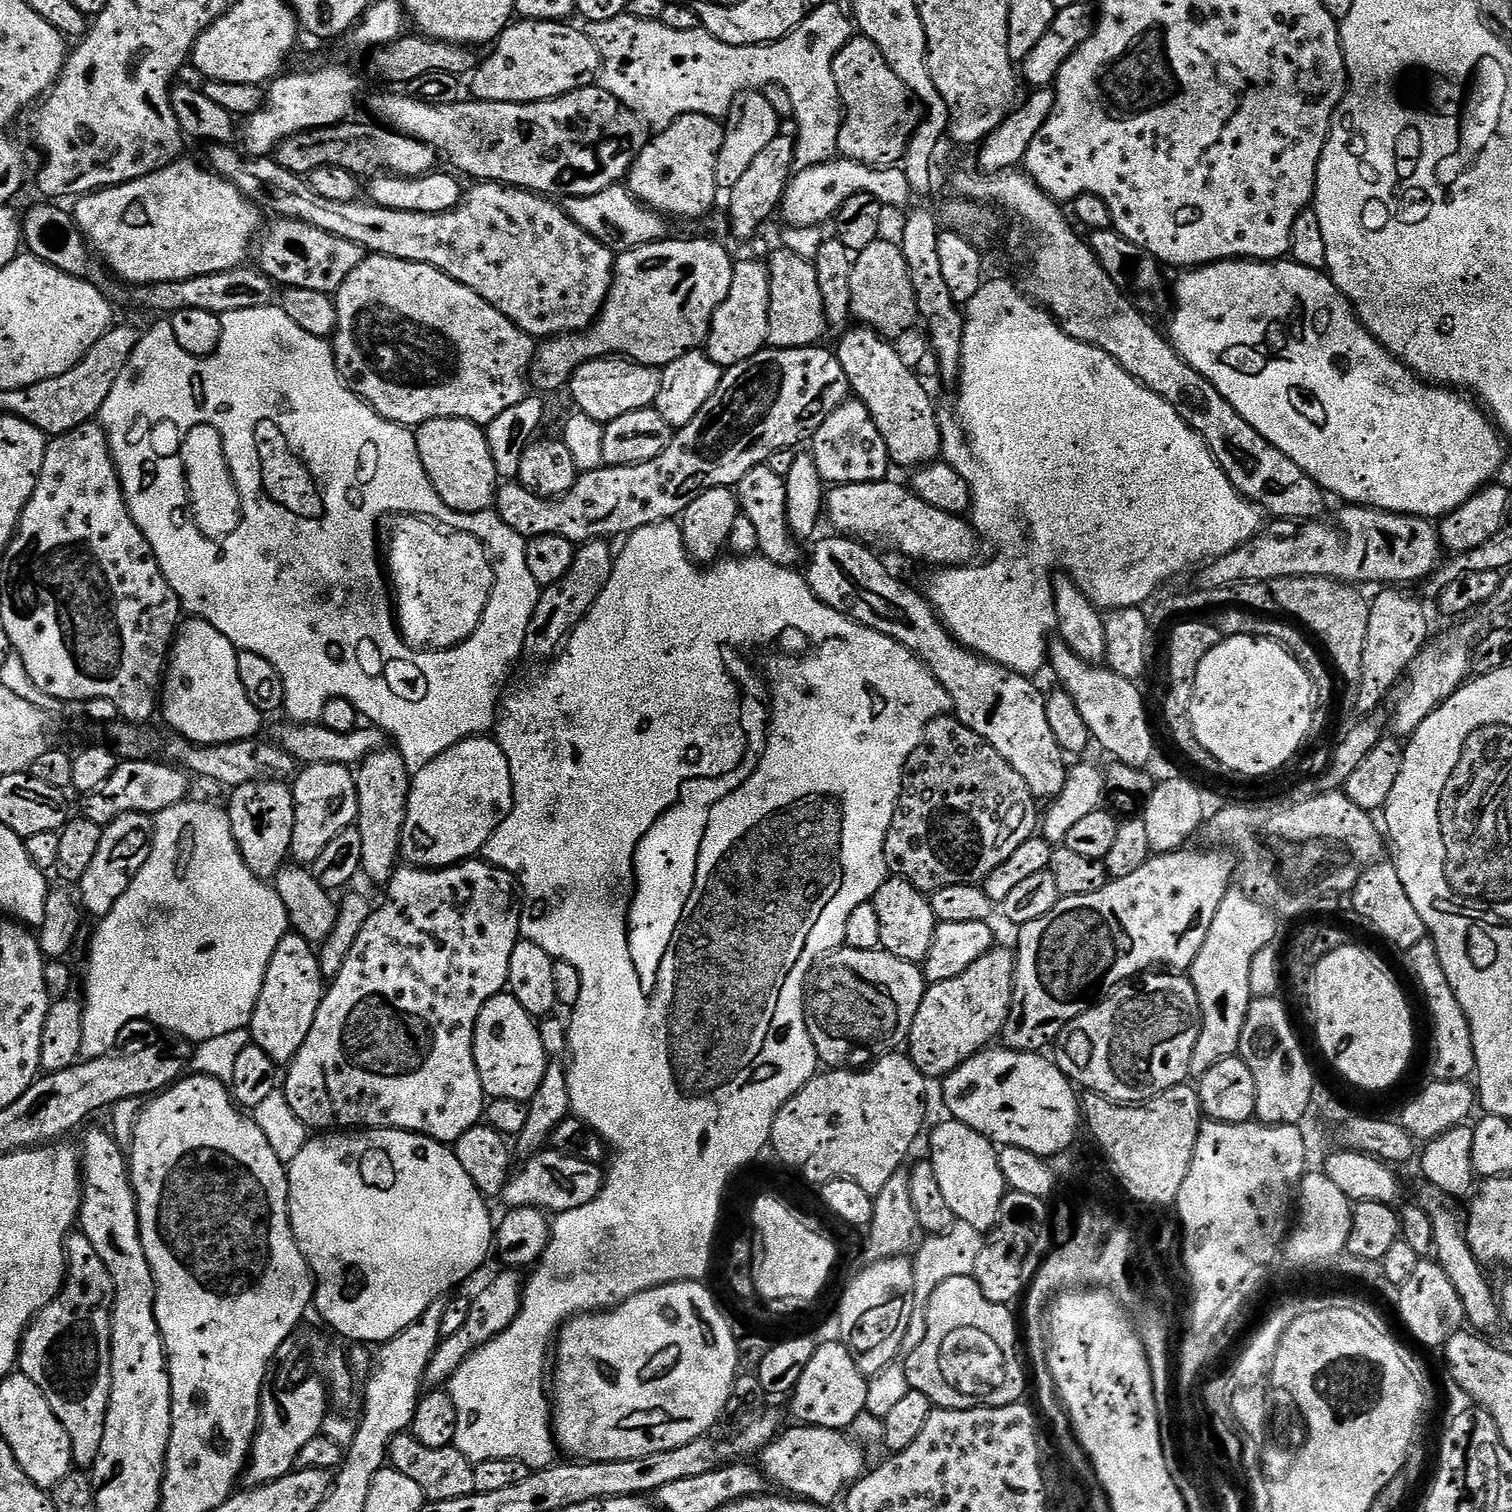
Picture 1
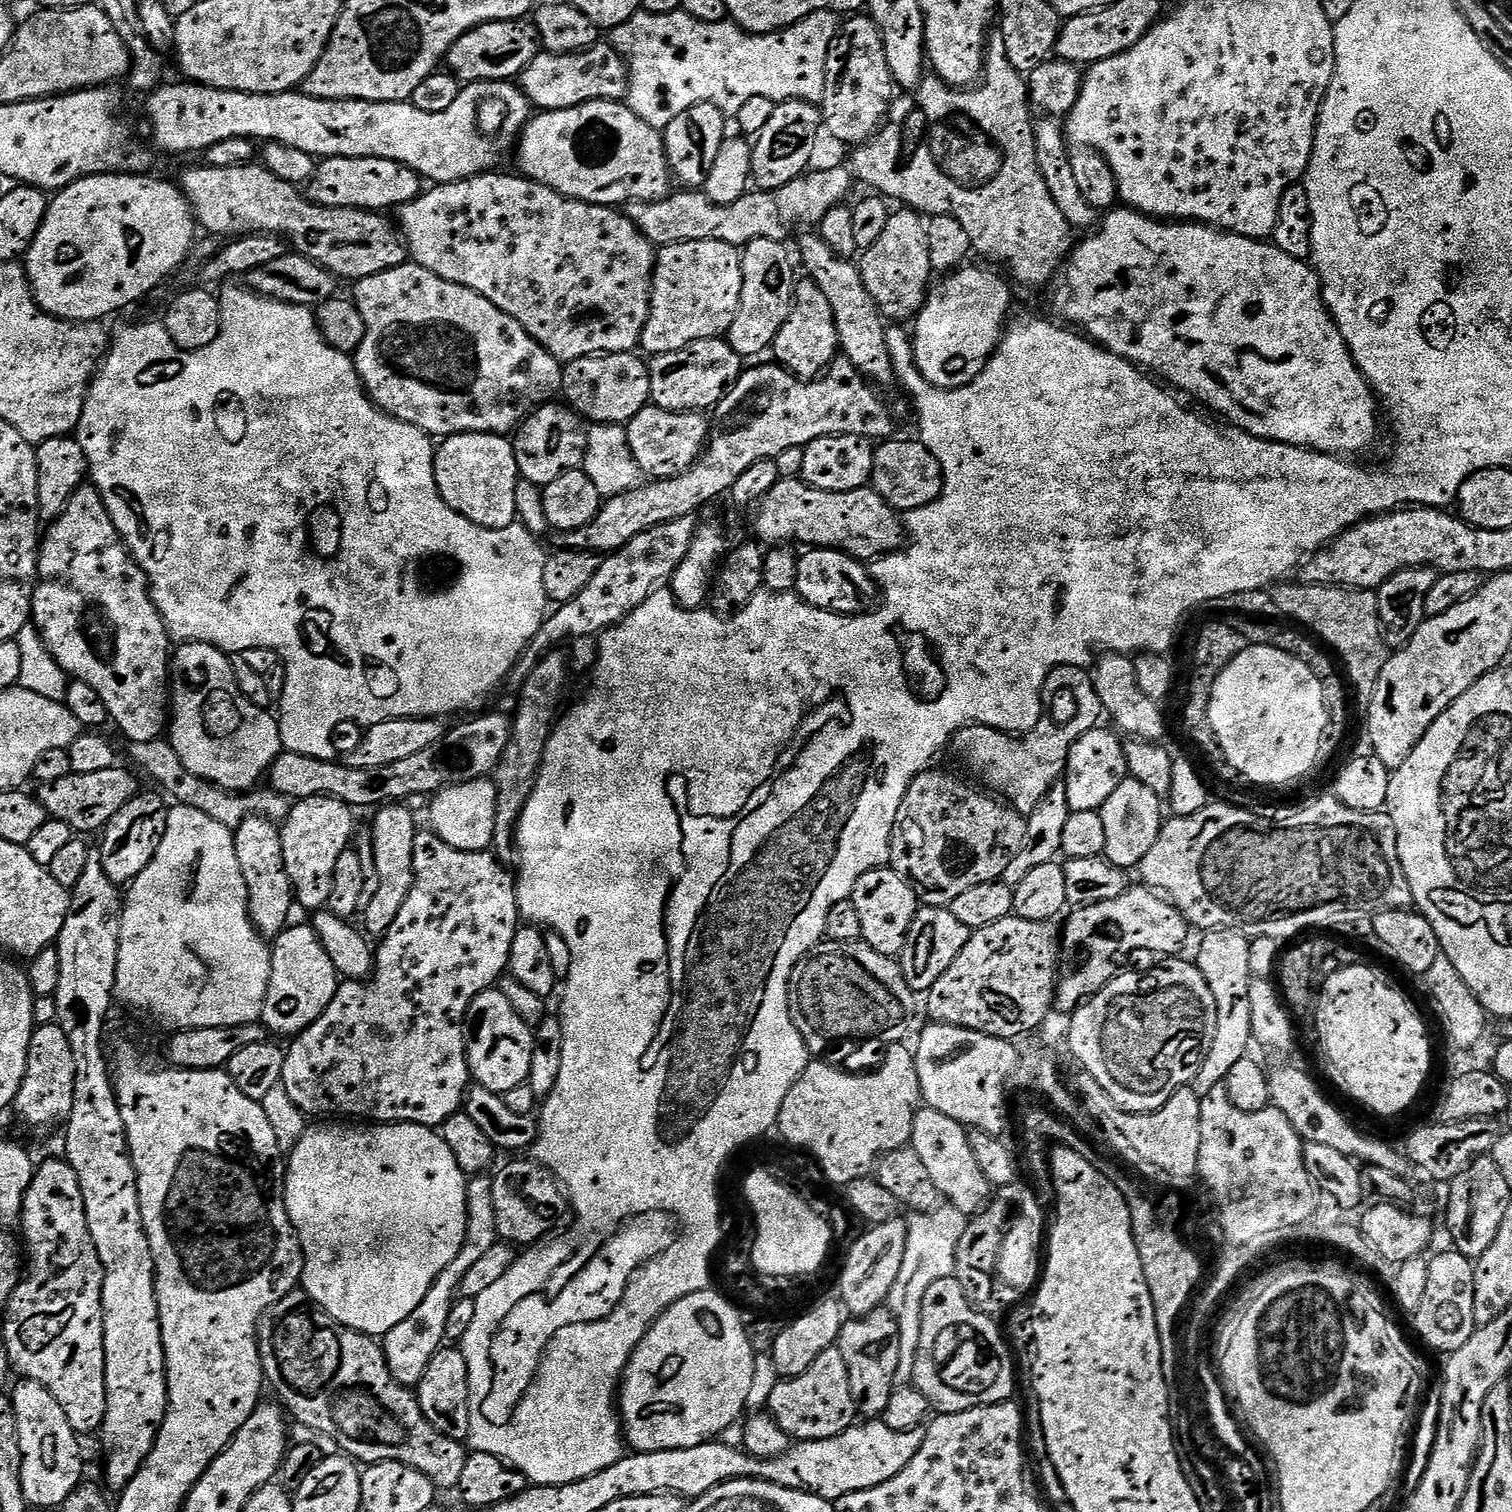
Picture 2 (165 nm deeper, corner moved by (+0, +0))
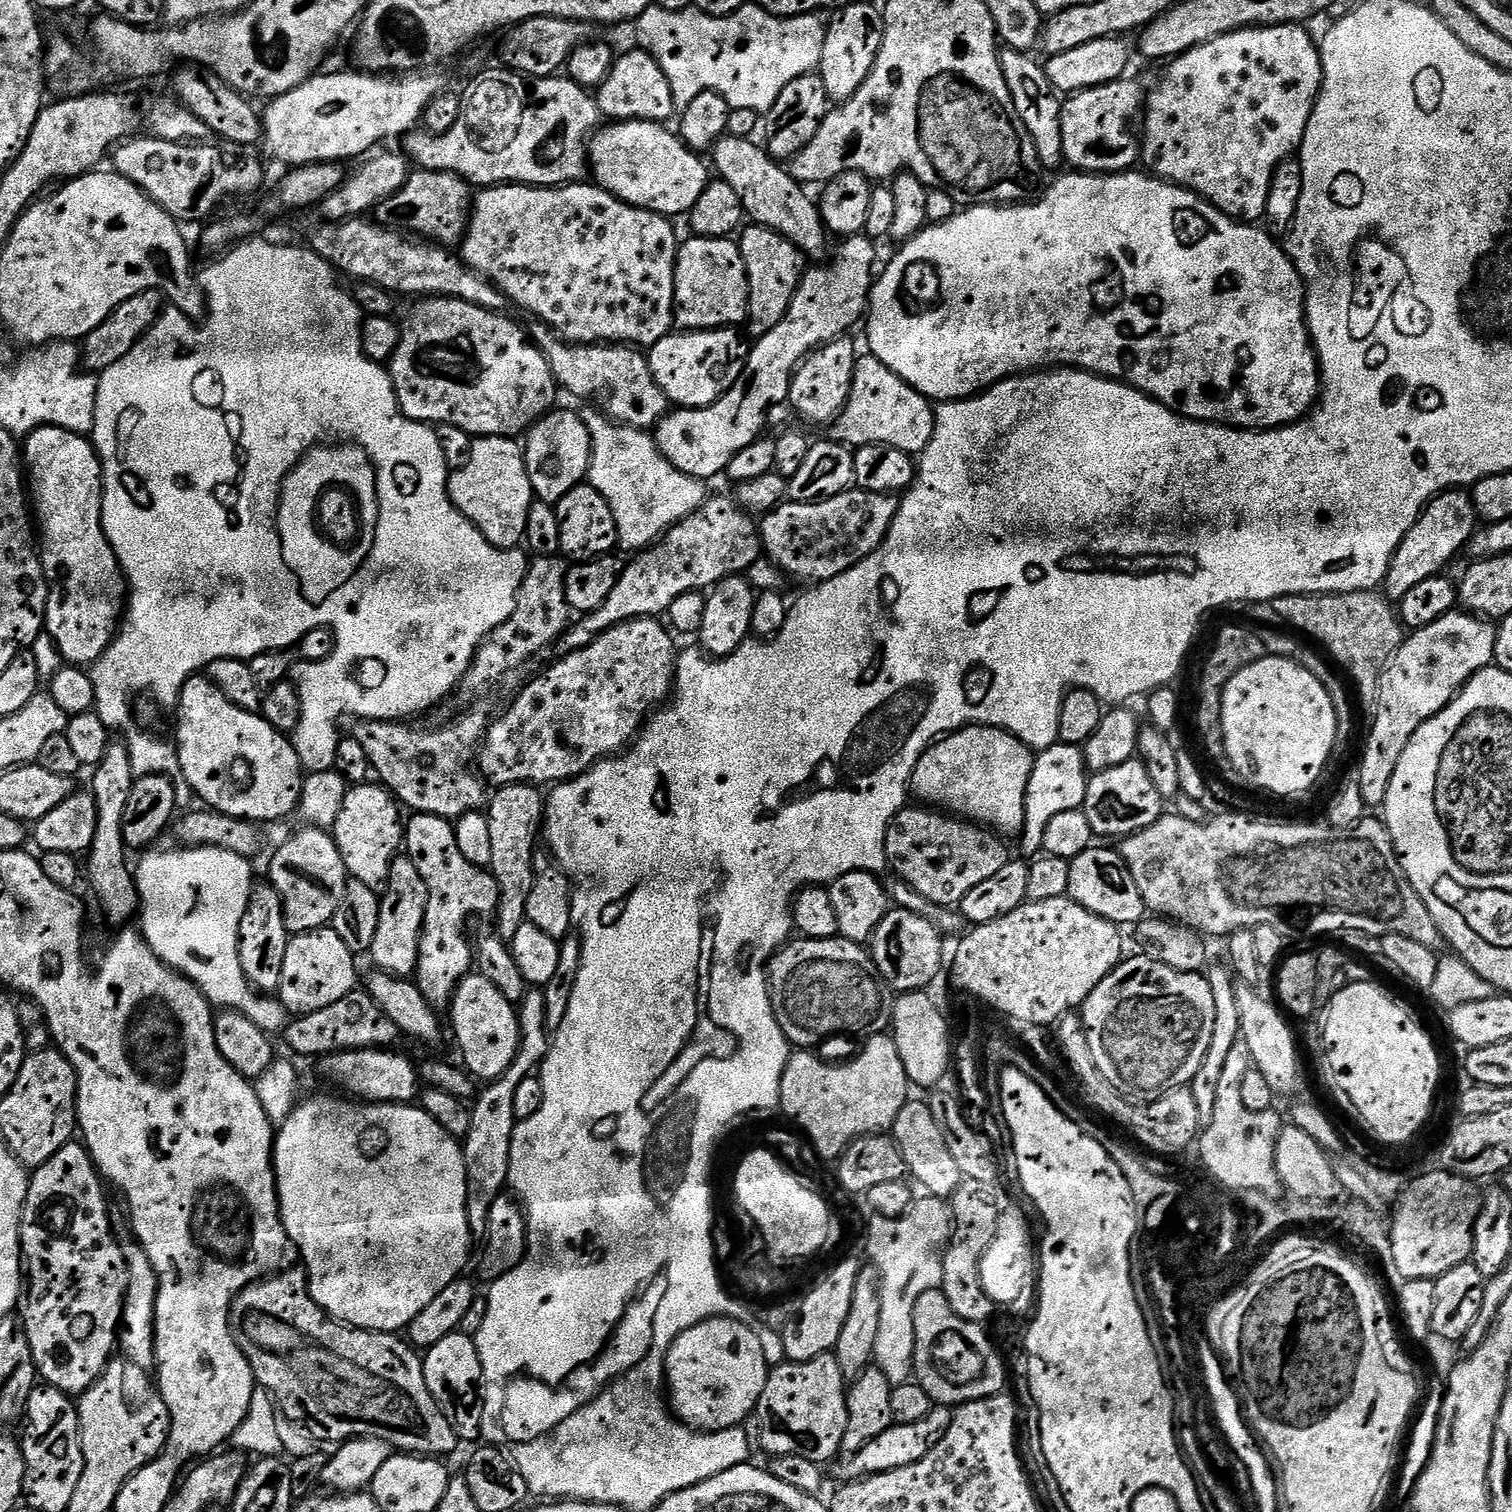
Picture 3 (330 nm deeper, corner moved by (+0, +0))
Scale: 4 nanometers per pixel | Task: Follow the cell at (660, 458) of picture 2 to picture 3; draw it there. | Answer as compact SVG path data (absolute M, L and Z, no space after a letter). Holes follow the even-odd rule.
M861 234L859 236L850 236L839 241L840 249L836 252L836 257L833 258L829 264L824 264L821 268L812 268L809 267L805 271L804 275L800 277L800 285L796 288L796 293L794 298L790 302L790 306L786 310L786 314L782 318L782 322L778 322L778 326L767 329L763 333L764 336L761 338L757 344L753 343L748 350L748 361L746 366L742 370L742 374L738 378L738 382L734 382L734 386L728 391L725 396L718 398L718 402L714 402L710 406L705 408L676 408L675 410L669 411L663 418L660 420L659 424L656 425L654 429L654 439L656 442L656 449L664 458L669 462L670 466L676 467L682 474L688 475L690 478L694 478L698 481L710 482L714 479L715 476L723 477L728 471L730 466L730 458L734 458L734 454L738 454L738 450L746 450L746 446L753 444L755 440L761 439L765 435L764 432L764 423L768 420L768 411L771 408L776 408L781 403L782 405L787 401L788 391L792 385L792 378L796 375L797 368L803 364L804 359L810 355L810 353L815 352L817 348L820 348L824 344L831 344L833 340L839 340L845 334L851 333L848 332L856 323L861 323L862 317L865 315L867 306L868 306L868 297L872 291L872 286L874 283L874 271L872 272L872 267L876 264L876 248L877 245L873 241L869 240L867 235Z

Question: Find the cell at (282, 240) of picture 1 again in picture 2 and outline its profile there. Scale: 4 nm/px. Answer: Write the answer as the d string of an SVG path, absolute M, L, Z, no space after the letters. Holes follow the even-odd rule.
M253 162L226 166L225 168L188 168L178 179L178 187L192 207L192 215L197 225L213 237L235 238L251 236L254 232L267 232L269 236L282 236L300 255L318 262L327 272L341 281L355 282L370 278L370 274L382 274L391 268L409 263L408 246L404 243L404 233L395 223L387 220L387 215L370 212L367 208L331 208L315 204L297 185L282 182L278 174L264 167L263 163Z

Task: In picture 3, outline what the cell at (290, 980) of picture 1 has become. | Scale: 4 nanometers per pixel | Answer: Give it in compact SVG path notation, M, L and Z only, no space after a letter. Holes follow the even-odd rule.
M329 926L297 932L289 939L286 946L286 959L282 962L282 978L278 989L278 999L293 1017L305 1016L314 1010L322 1010L338 998L346 998L357 987L357 957L338 938L336 929Z

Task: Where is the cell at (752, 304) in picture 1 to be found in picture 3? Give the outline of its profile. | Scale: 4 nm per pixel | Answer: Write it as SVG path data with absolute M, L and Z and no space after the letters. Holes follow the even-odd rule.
M745 227L739 233L738 243L748 271L748 320L759 330L778 326L800 285L800 277L806 271L805 257L792 241L769 228Z

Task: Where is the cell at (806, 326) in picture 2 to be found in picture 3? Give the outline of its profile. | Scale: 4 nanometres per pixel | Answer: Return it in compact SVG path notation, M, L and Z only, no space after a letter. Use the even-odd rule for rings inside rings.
M852 338L833 340L831 344L824 344L810 353L803 364L796 370L792 378L792 385L788 391L787 403L804 420L812 424L831 425L832 421L840 417L840 412L850 398L850 390L856 373L858 351Z

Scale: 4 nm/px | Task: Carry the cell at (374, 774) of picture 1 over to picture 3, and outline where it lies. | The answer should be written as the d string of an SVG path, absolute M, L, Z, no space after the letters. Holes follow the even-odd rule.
M397 854L389 866L389 874L380 896L378 930L374 930L374 942L370 957L377 969L390 976L408 978L415 973L417 956L420 953L420 935L424 929L428 891L418 866L407 854Z

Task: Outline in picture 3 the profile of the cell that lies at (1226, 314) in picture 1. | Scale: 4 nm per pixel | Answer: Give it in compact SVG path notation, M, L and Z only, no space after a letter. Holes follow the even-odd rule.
M1075 170L1067 173L1069 176L1060 176L1048 188L1048 193L1041 200L1033 199L1031 202L1017 202L1015 204L977 204L965 207L957 211L949 220L933 223L926 226L917 236L903 241L896 252L896 257L884 268L884 273L875 277L872 291L868 297L866 309L866 324L868 320L868 348L871 355L876 356L898 378L902 378L914 390L918 390L923 396L933 402L947 402L950 400L966 400L969 396L977 395L997 384L1000 380L1006 380L1010 376L1023 376L1037 370L1051 370L1053 368L1078 368L1082 372L1092 372L1095 376L1107 376L1110 380L1119 380L1122 384L1128 384L1137 388L1139 392L1146 393L1153 400L1164 404L1172 412L1184 416L1187 420L1203 420L1214 424L1232 425L1241 430L1267 430L1269 428L1282 428L1285 424L1294 424L1304 419L1311 413L1320 394L1320 362L1316 358L1316 349L1312 347L1312 337L1308 332L1306 319L1306 297L1304 294L1304 281L1301 280L1296 267L1292 264L1287 251L1280 248L1275 239L1263 227L1253 226L1248 222L1233 220L1224 212L1219 212L1214 205L1208 203L1204 197L1189 188L1182 188L1178 184L1171 184L1169 180L1159 180L1144 170L1129 170L1127 172L1115 172L1112 176L1090 176Z

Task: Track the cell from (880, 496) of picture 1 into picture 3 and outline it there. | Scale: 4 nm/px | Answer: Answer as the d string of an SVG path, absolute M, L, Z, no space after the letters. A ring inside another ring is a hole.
M709 495L700 508L677 522L656 543L638 551L623 565L618 586L610 598L571 625L556 641L557 653L582 650L606 630L631 620L660 618L669 606L687 592L711 590L728 576L747 573L755 560L761 559L761 533L757 521L731 495Z

